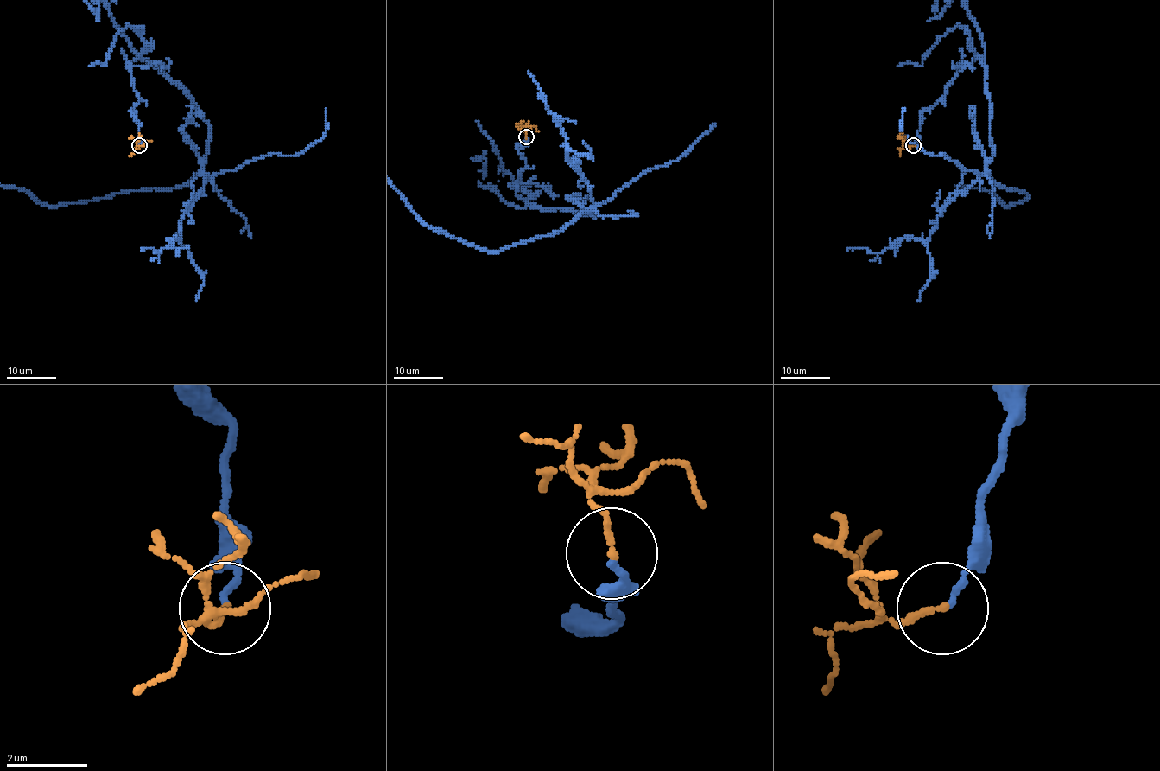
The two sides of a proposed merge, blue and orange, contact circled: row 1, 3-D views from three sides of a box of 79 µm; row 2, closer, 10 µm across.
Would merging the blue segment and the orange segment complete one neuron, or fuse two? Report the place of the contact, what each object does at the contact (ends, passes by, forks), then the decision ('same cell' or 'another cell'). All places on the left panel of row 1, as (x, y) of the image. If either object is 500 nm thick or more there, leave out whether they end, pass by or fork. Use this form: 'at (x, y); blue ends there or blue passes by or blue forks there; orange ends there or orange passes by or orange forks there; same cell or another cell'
at (139, 145); blue ends there; orange ends there; same cell

